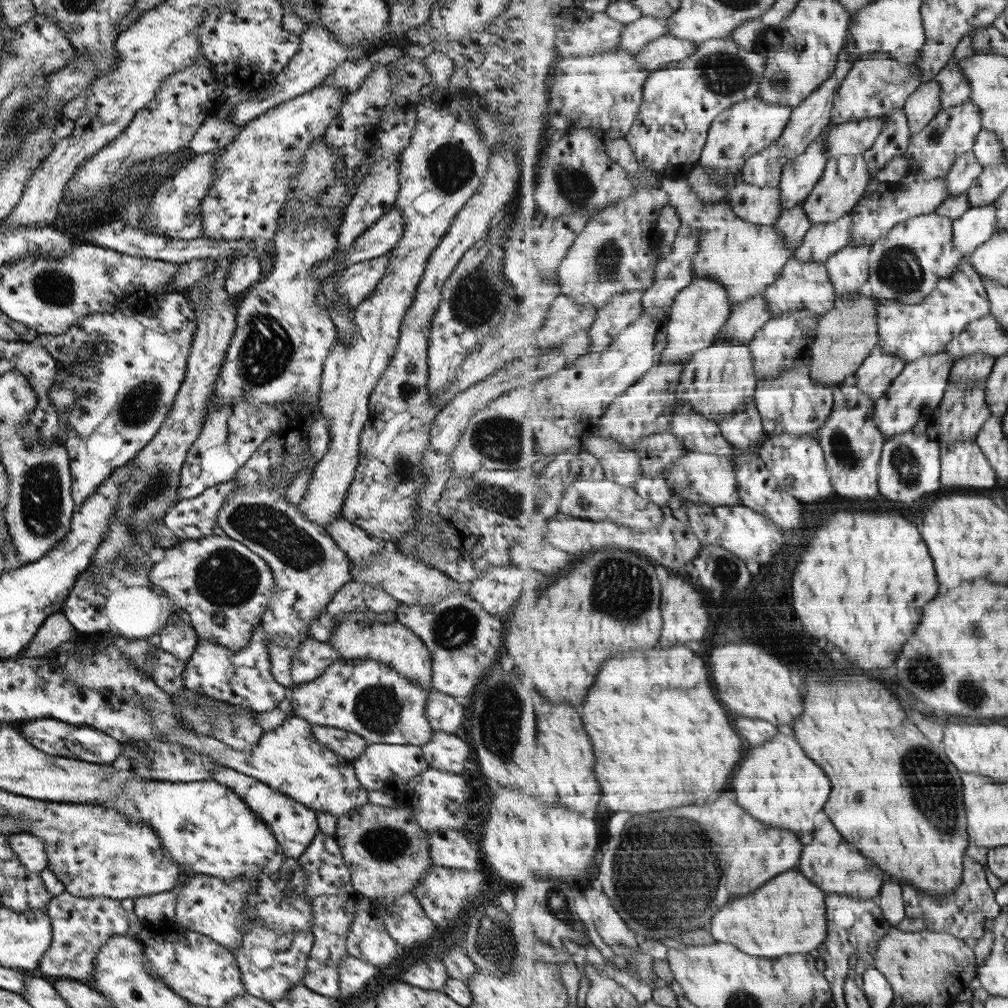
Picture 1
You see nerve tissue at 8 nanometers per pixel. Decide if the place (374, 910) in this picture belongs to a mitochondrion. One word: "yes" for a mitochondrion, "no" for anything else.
no

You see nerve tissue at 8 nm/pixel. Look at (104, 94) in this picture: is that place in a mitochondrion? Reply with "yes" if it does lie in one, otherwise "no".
no

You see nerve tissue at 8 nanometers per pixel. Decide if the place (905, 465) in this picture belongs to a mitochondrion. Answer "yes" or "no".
yes

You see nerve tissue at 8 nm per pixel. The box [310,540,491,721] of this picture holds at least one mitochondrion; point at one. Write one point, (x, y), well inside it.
(454, 626)

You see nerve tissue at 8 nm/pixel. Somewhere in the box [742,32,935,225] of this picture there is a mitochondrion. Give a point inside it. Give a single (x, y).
(780, 82)

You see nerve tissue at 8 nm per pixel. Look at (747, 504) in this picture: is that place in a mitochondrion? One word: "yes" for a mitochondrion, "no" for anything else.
no

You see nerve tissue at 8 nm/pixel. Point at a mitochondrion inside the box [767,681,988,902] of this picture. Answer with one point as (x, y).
(936, 805)

